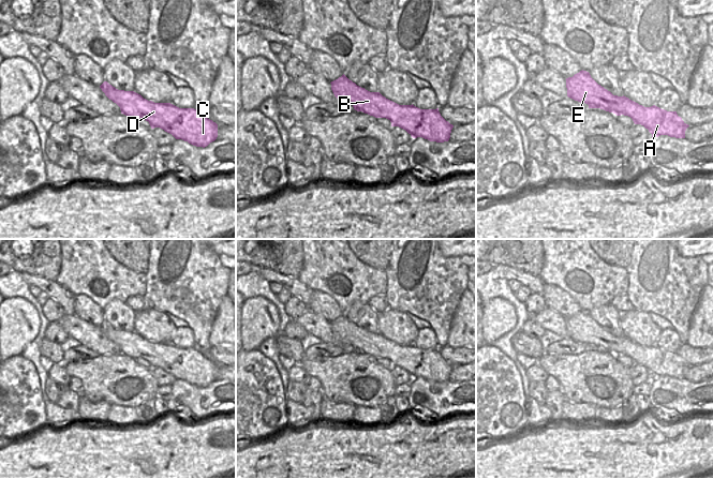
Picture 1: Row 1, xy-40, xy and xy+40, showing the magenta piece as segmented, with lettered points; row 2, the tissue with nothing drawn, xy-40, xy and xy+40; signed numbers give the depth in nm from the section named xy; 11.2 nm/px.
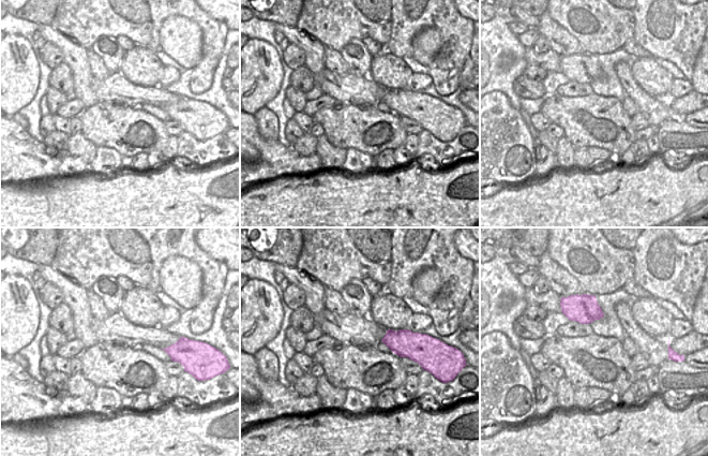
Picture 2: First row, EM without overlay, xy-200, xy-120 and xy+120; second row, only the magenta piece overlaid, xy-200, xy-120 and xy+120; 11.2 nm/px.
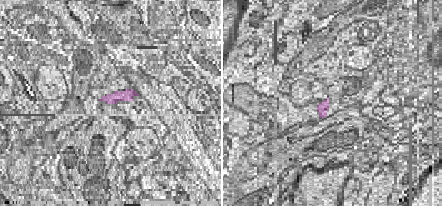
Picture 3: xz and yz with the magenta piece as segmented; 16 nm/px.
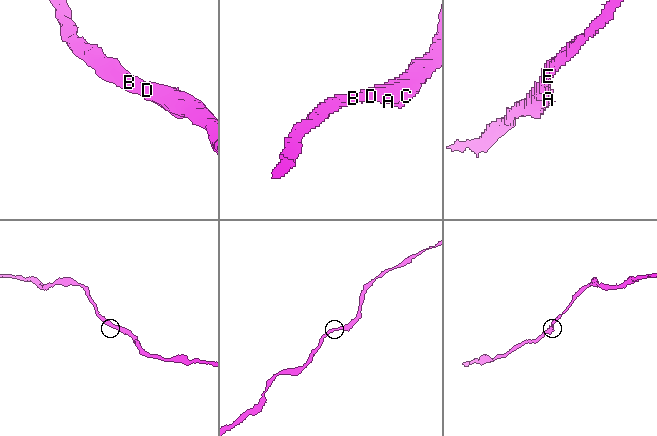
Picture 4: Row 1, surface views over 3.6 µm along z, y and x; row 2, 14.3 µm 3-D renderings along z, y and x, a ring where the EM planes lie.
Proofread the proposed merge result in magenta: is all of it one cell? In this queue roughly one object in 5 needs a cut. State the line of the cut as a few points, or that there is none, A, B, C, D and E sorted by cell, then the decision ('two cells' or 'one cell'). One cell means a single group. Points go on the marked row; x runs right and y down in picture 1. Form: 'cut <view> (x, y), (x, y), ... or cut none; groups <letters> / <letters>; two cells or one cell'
cut none; groups A B C D E; one cell

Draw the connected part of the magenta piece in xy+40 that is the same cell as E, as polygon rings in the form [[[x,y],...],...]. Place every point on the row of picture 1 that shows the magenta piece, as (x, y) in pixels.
[[[580,71],[573,77],[566,78],[567,96],[585,103],[589,108],[600,108],[617,116],[628,116],[635,124],[641,124],[652,134],[652,137],[668,135],[685,138],[685,131],[689,126],[677,111],[667,111],[655,105],[644,107],[626,96],[613,95],[598,85],[586,71]]]

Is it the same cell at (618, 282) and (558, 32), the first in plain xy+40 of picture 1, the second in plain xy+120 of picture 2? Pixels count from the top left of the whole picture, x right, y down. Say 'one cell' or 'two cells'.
two cells

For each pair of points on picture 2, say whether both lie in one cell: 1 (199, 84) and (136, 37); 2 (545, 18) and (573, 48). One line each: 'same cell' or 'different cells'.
1: different cells
2: same cell

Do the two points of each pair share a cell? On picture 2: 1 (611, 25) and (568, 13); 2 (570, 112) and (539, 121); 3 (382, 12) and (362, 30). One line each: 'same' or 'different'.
1: same
2: different
3: different

